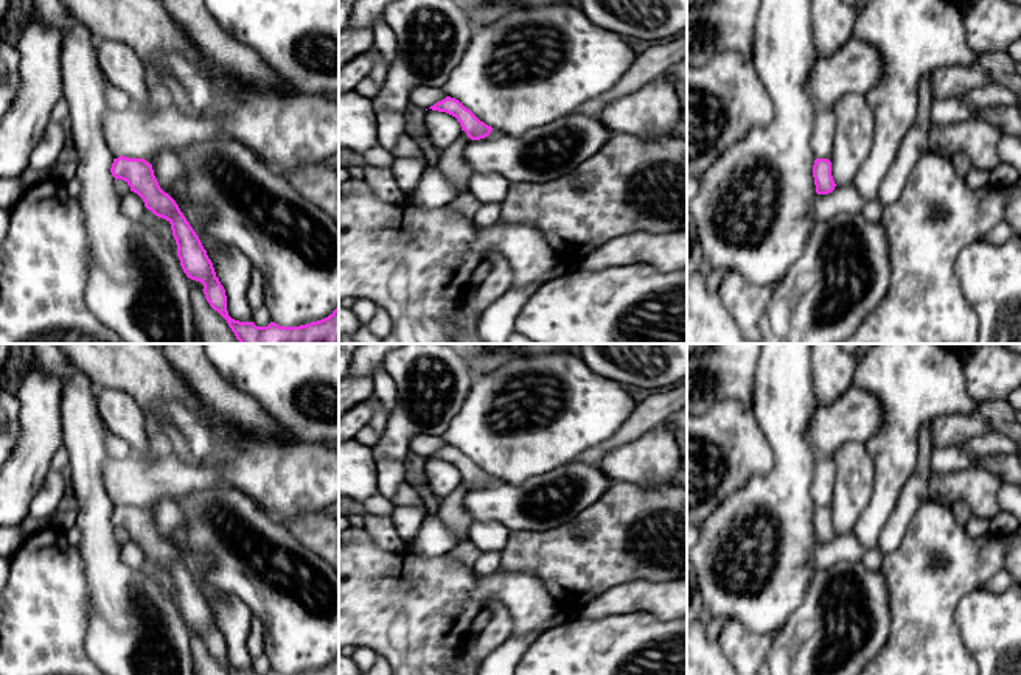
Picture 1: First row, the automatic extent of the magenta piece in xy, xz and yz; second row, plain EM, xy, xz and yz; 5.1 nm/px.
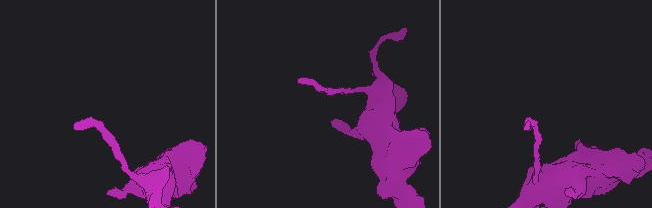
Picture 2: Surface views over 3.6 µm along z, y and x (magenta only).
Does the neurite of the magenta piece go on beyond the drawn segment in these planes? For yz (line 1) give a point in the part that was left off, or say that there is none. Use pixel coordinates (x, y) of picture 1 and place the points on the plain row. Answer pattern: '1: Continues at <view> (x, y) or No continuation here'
1: No continuation here

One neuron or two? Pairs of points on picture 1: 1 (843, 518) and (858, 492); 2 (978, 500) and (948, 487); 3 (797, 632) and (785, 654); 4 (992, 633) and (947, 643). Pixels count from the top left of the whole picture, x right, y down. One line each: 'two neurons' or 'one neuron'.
1: one neuron
2: one neuron
3: one neuron
4: two neurons

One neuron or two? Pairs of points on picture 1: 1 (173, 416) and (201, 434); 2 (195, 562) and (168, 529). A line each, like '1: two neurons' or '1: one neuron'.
1: one neuron
2: one neuron

